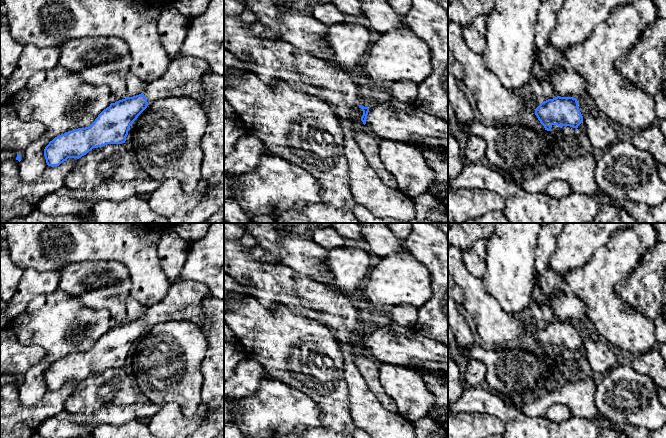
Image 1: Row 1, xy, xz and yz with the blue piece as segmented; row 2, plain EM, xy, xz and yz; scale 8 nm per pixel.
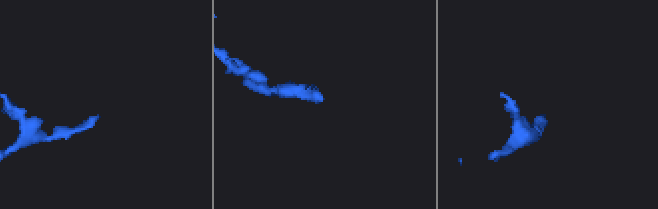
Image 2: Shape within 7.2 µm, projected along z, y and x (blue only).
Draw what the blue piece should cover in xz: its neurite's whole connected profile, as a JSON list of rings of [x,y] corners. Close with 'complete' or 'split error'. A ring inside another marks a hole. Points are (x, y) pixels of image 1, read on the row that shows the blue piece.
[[[394,100],[381,101],[370,108],[359,105],[363,111],[361,121],[366,129],[380,140],[405,143],[417,149],[437,151],[448,159],[448,123],[418,108],[401,105]]]; split error

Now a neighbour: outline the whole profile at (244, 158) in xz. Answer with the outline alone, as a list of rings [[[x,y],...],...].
[[[245,133],[235,143],[234,149],[224,156],[224,171],[244,174],[252,172],[261,156],[269,153],[256,135]]]

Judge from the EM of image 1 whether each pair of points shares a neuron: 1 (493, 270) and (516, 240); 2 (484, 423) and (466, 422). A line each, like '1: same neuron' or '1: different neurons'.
1: same neuron
2: same neuron

